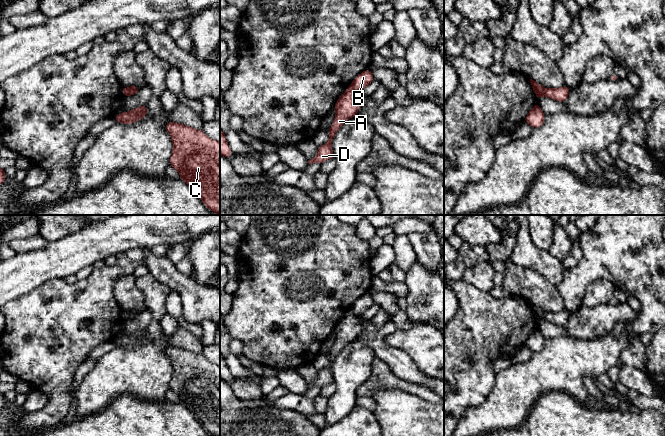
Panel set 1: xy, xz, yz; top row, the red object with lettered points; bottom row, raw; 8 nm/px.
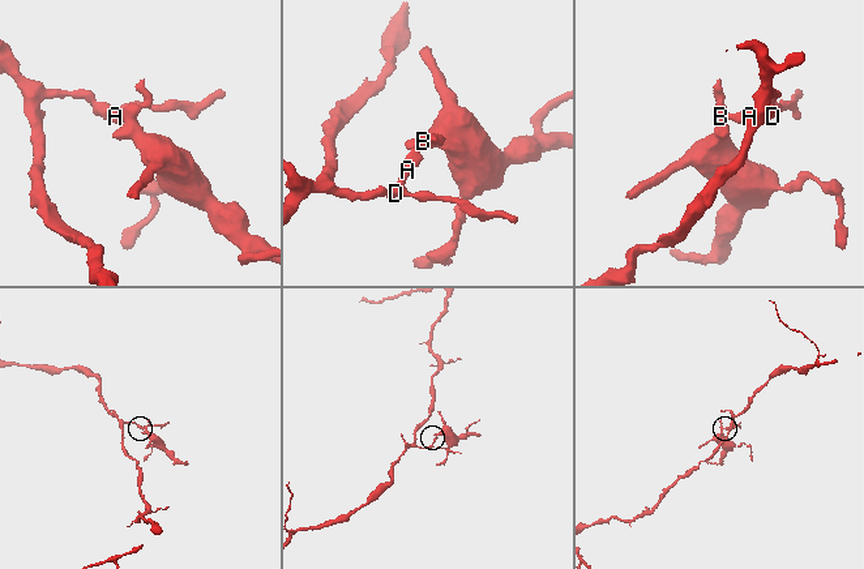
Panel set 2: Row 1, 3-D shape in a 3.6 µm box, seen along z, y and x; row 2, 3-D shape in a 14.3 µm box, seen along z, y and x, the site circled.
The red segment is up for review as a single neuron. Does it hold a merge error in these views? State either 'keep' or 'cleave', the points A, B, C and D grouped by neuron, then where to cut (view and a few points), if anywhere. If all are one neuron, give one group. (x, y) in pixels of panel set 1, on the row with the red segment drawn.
cleave; A D / B C; cut in xz along (349, 87), (356, 92)

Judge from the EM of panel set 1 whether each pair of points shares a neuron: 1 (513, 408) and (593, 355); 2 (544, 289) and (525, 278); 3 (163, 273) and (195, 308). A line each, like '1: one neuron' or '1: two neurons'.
1: one neuron
2: one neuron
3: one neuron

